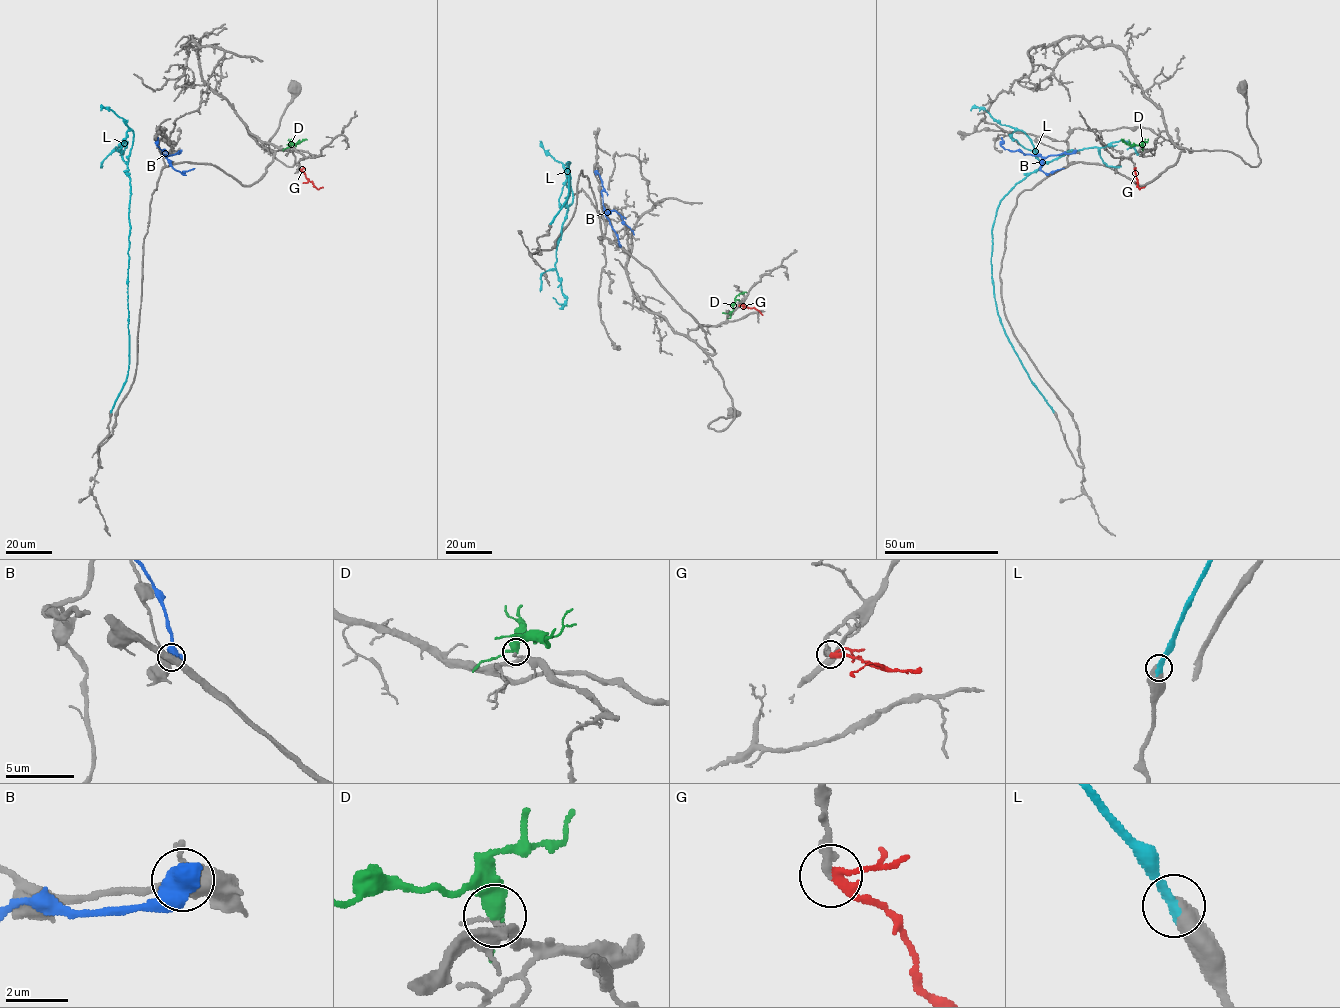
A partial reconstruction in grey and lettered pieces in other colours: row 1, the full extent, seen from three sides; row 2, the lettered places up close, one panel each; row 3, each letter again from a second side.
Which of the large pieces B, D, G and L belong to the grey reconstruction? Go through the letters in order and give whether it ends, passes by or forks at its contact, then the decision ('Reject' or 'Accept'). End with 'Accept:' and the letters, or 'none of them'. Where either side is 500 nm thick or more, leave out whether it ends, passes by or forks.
B: Reject
D: It passes by. Reject
G: It passes by. Accept
L: Accept
Accept: G, L

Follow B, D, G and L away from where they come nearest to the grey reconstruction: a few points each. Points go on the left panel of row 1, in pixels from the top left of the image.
B: (179, 151), (166, 157), (157, 145), (158, 137)
D: (290, 147), (307, 139)
G: (299, 169), (318, 189), (323, 187)
L: (111, 411), (127, 375), (131, 194), (127, 165), (115, 147), (122, 140), (127, 142), (113, 149)

